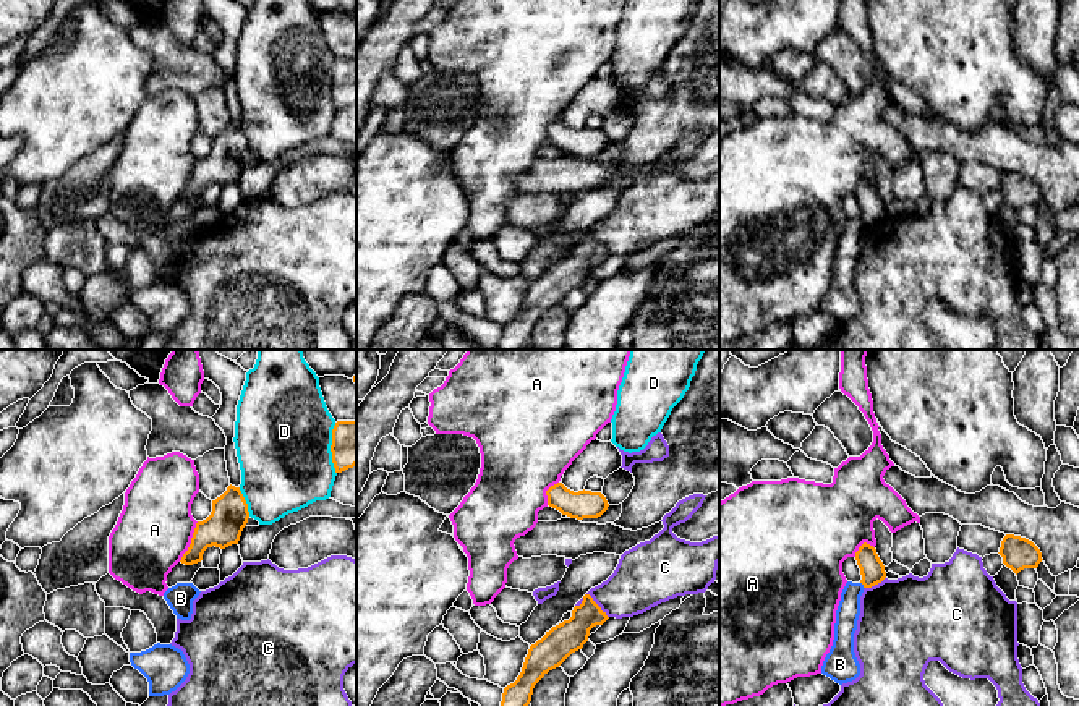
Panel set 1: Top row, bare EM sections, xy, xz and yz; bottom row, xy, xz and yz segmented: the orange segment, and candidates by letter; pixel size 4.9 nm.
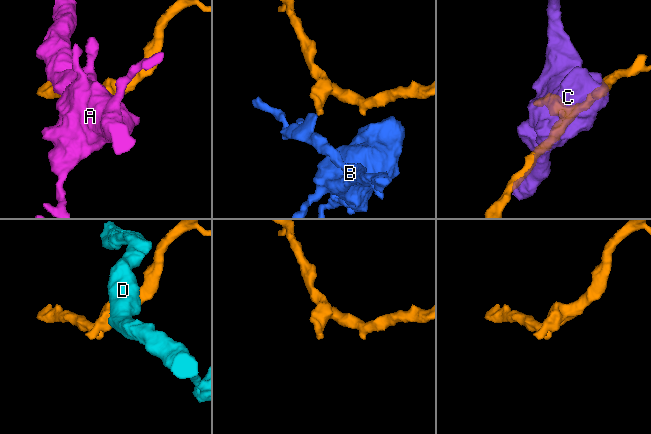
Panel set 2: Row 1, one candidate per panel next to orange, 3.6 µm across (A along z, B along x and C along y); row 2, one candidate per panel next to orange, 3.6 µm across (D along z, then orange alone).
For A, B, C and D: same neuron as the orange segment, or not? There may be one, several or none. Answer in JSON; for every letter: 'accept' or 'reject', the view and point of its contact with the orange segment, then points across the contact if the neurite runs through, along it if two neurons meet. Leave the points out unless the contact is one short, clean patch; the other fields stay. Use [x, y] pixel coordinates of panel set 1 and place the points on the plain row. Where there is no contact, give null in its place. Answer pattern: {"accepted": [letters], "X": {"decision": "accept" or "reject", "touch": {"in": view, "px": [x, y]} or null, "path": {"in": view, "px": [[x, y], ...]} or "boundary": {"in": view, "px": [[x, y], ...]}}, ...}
{"accepted": [], "A": {"decision": "reject", "touch": {"in": "xy", "px": [191, 178]}, "boundary": {"in": "xy", "px": [[198, 159], [191, 180], [179, 198]]}}, "B": {"decision": "reject", "touch": {"in": "yz", "px": [862, 221]}, "boundary": {"in": "yz", "px": [[861, 219], [864, 225]]}}, "C": {"decision": "reject", "touch": {"in": "xz", "px": [598, 243]}}, "D": {"decision": "reject", "touch": {"in": "xy", "px": [245, 140]}}}

